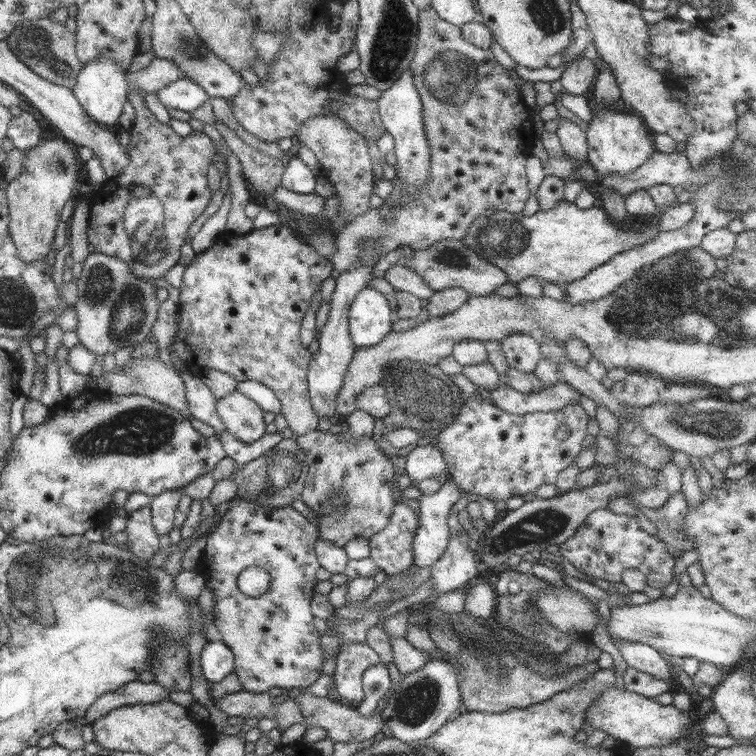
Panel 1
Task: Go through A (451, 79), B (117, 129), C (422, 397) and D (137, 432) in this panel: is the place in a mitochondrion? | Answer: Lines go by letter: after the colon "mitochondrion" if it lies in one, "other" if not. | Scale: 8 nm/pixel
A: mitochondrion
B: other
C: mitochondrion
D: mitochondrion

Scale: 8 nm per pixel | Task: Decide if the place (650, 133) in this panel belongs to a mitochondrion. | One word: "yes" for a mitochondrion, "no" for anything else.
no

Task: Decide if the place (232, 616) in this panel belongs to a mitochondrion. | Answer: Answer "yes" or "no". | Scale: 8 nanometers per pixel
no

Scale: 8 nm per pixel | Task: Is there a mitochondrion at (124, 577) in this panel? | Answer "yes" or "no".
yes

